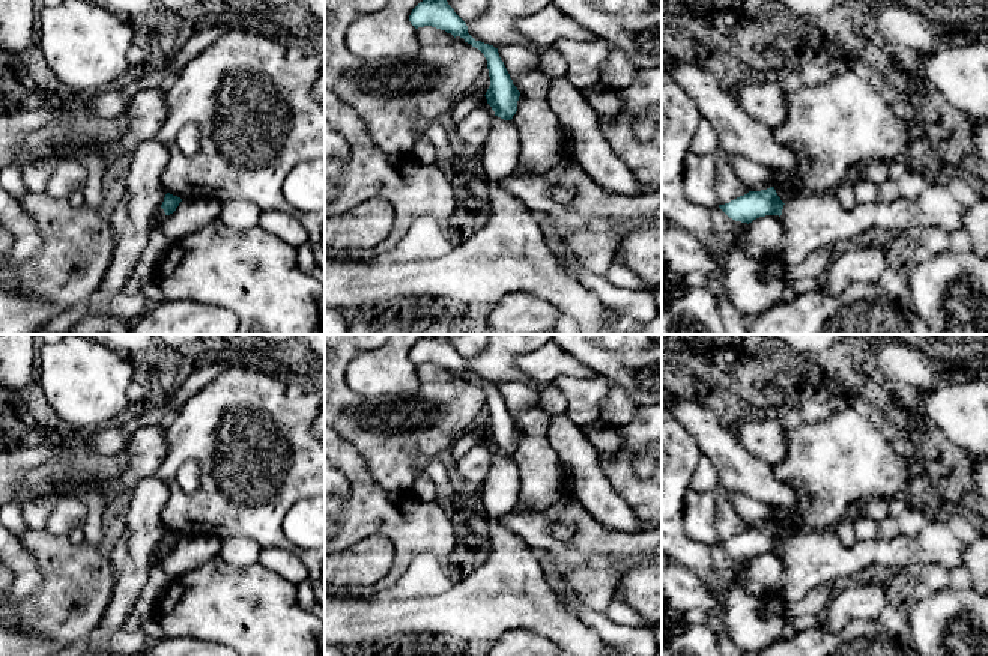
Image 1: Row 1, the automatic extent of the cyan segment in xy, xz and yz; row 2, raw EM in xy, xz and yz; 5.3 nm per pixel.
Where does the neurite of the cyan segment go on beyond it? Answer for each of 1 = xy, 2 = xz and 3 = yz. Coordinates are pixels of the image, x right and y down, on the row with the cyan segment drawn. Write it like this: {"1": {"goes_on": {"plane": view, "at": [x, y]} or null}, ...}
{"1": {"goes_on": null}, "2": {"goes_on": null}, "3": {"goes_on": null}}

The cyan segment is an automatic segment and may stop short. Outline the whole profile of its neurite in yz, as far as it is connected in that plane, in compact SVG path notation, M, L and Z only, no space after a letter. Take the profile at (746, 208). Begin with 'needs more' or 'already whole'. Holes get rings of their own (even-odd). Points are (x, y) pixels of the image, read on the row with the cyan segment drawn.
already whole | M774 187L761 191L749 191L729 203L719 205L719 208L732 220L741 223L752 223L765 215L782 215L783 202L777 196Z

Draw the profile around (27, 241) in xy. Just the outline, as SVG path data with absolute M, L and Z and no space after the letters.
M0 187L0 223L14 236L11 262L14 265L33 257L42 247L36 221L21 208L18 200Z

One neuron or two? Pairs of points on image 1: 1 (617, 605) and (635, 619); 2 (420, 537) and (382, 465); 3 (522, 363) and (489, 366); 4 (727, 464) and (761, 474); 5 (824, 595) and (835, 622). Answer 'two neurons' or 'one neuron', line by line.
1: one neuron
2: two neurons
3: two neurons
4: one neuron
5: two neurons

